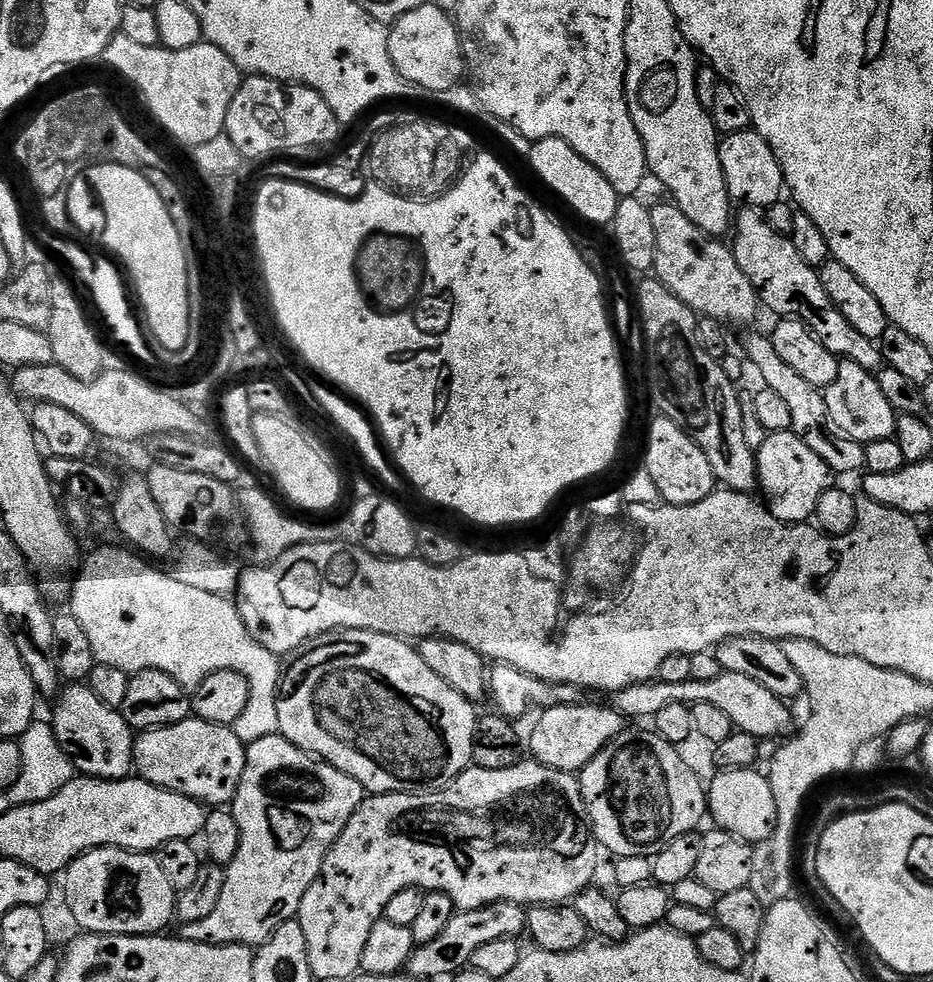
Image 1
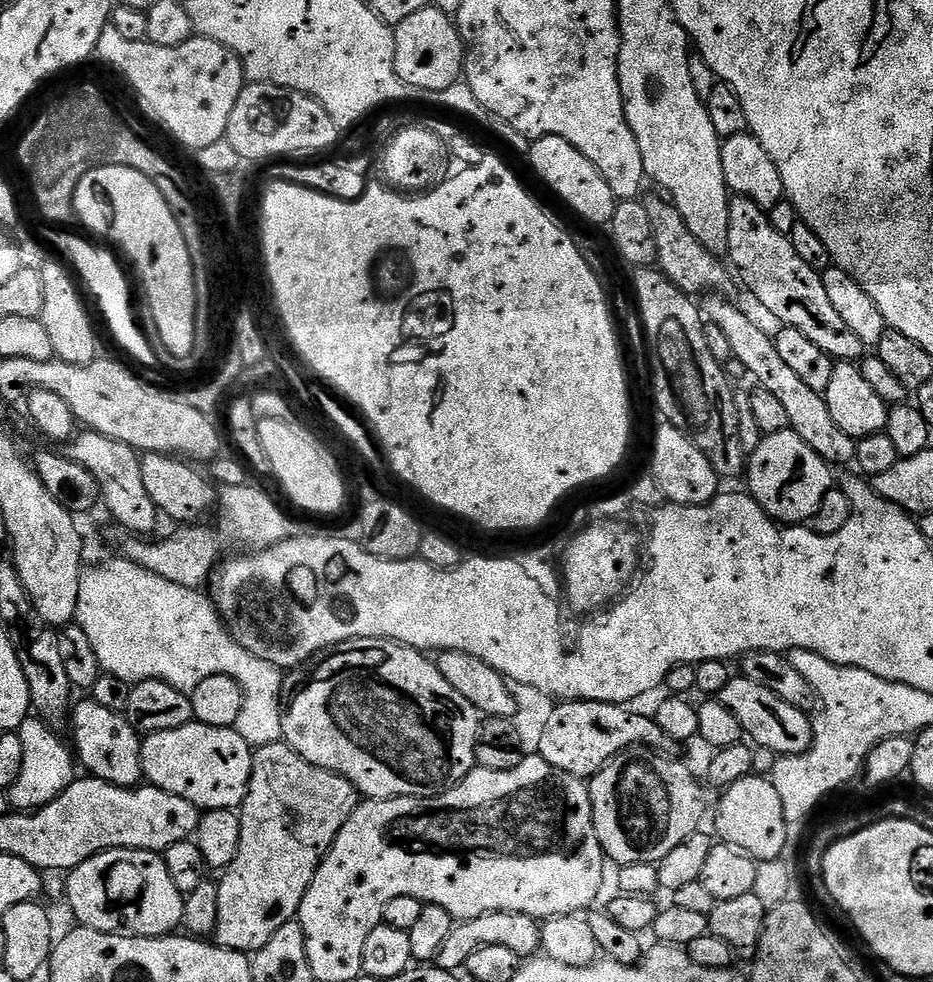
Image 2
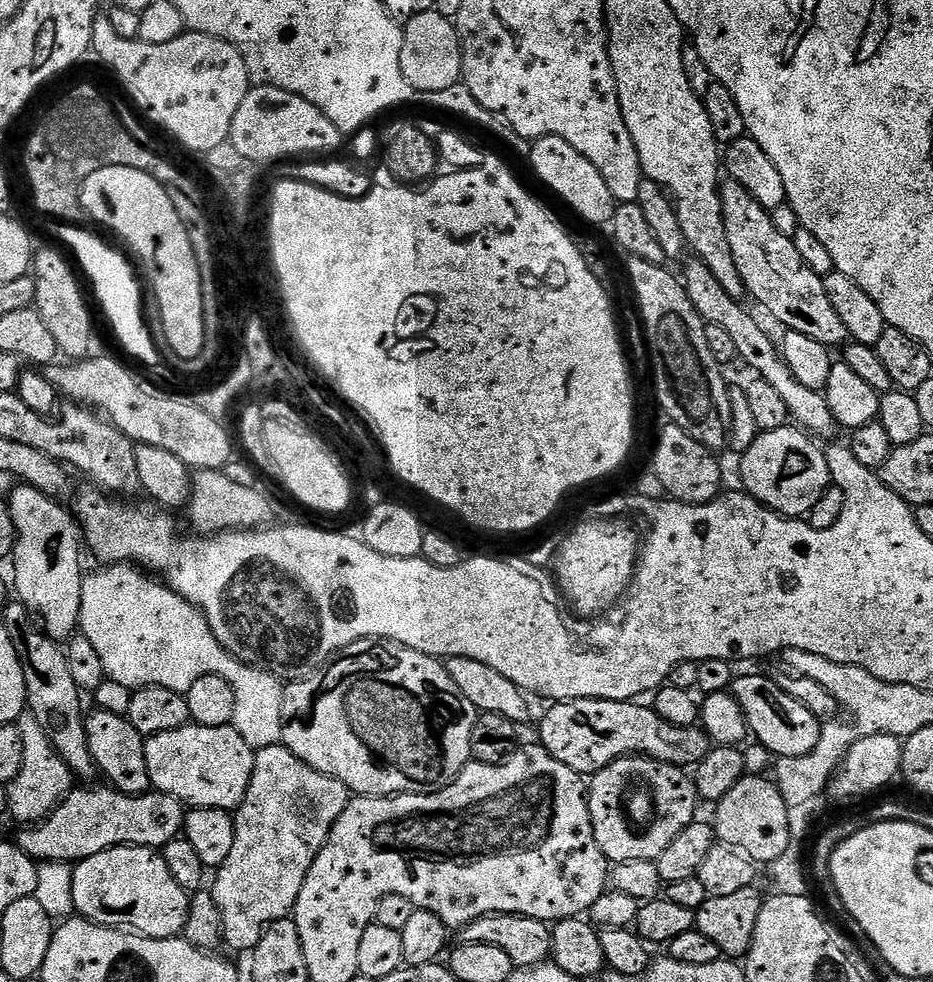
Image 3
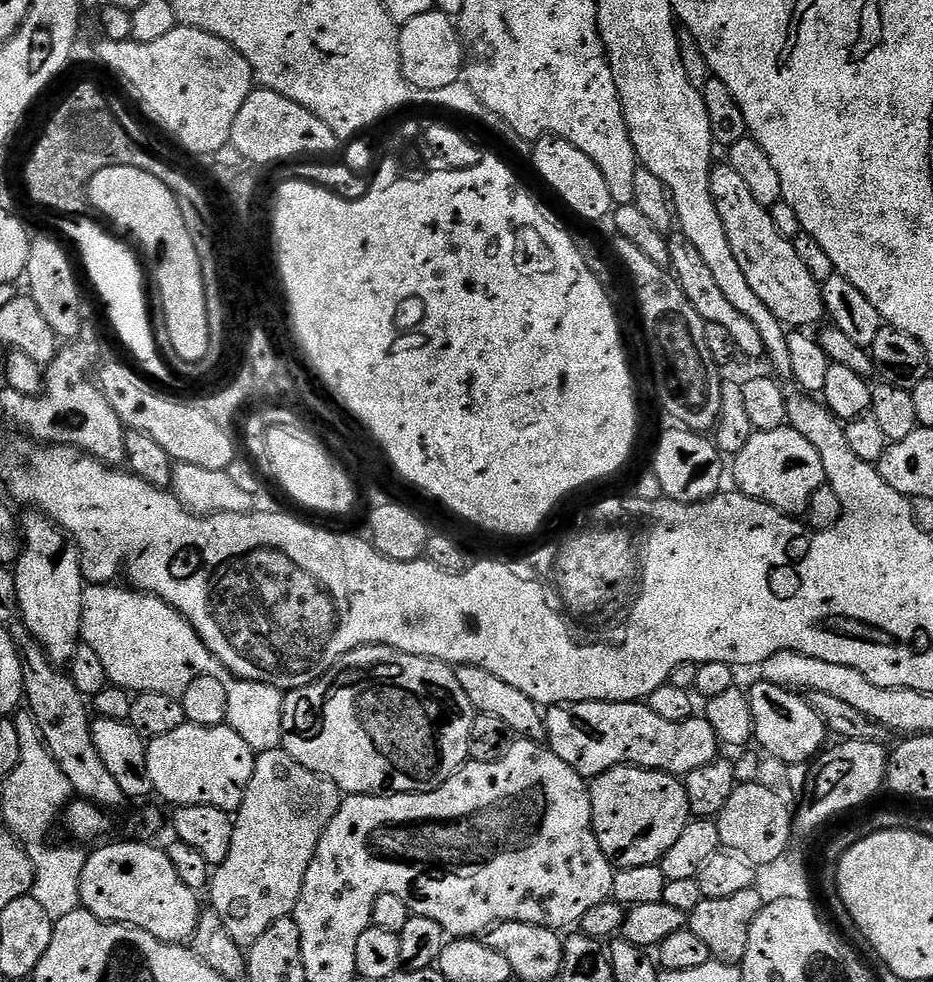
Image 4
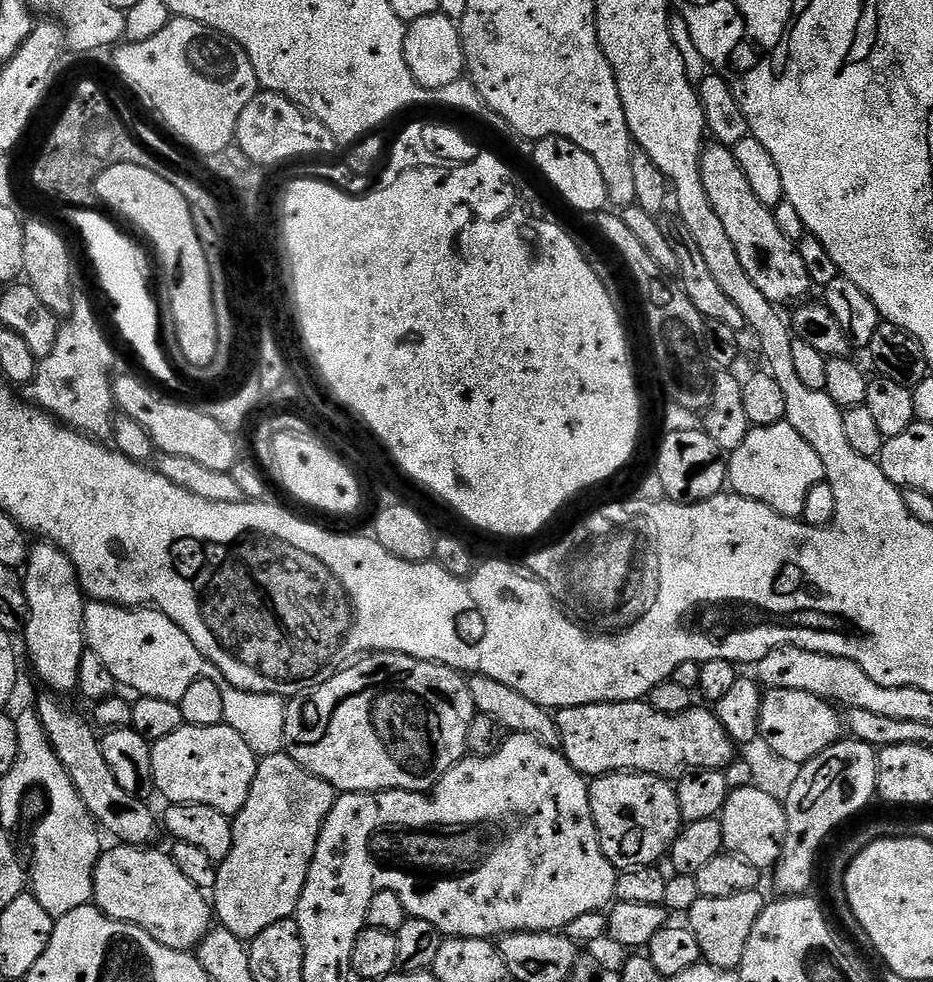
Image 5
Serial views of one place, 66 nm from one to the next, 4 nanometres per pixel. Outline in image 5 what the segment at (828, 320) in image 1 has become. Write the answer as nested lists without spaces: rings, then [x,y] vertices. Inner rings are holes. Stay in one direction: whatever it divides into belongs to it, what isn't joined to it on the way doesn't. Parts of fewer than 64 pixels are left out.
[[[709,143],[700,154],[700,169],[702,186],[706,186],[706,198],[710,198],[714,214],[718,214],[730,242],[734,242],[738,262],[742,262],[742,270],[750,274],[750,282],[754,282],[754,286],[775,304],[805,299],[813,283],[806,274],[806,266],[802,266],[797,245],[787,240],[782,230],[778,230],[773,209],[762,206],[762,202],[754,198],[754,190],[750,190],[746,174],[742,174],[738,162],[734,162],[731,147]]]

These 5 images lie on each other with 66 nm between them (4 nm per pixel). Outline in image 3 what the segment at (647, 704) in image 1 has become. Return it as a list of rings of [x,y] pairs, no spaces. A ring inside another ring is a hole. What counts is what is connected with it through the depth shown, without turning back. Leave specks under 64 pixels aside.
[[[737,675],[732,681],[731,694],[742,706],[742,714],[746,714],[749,733],[765,748],[768,752],[773,752],[773,757],[779,758],[798,758],[799,756],[808,756],[818,746],[818,738],[822,721],[802,702],[797,702],[786,694],[776,685],[775,679],[768,676],[740,676]]]

